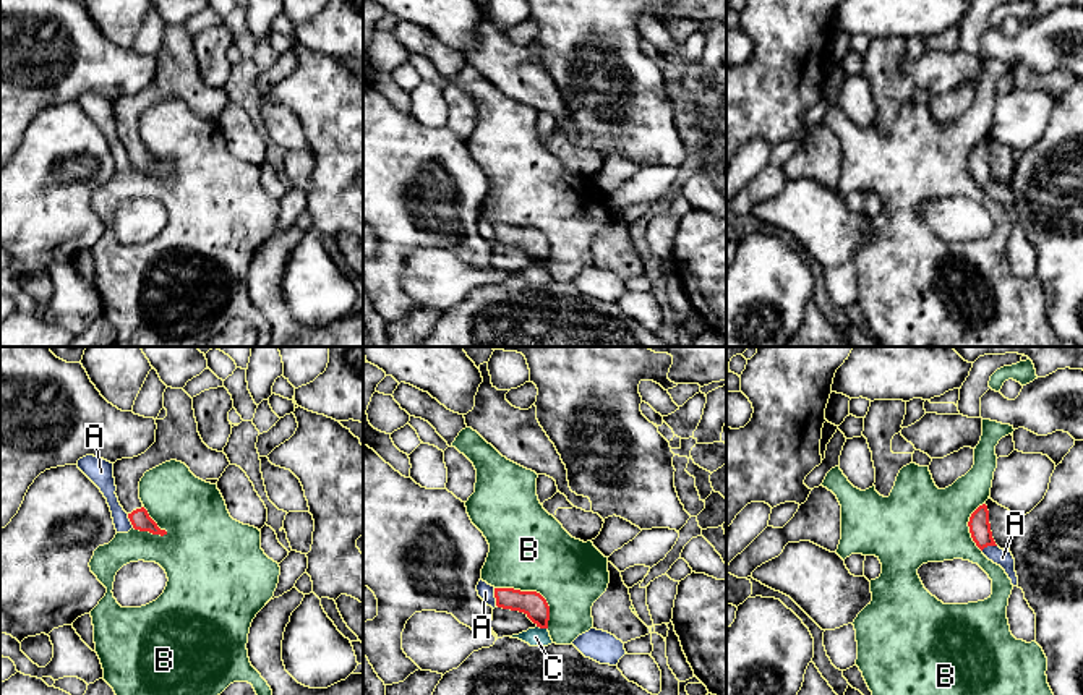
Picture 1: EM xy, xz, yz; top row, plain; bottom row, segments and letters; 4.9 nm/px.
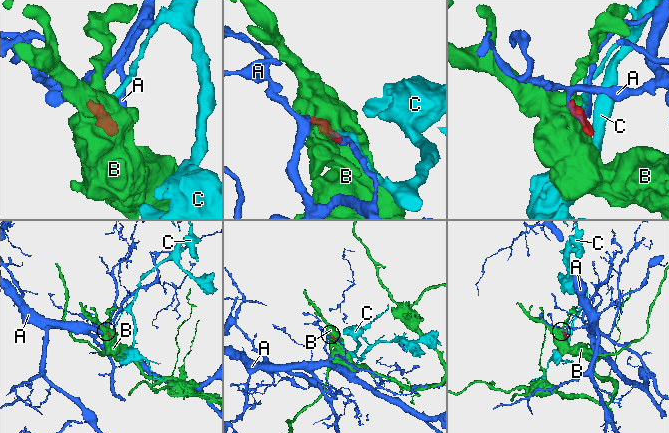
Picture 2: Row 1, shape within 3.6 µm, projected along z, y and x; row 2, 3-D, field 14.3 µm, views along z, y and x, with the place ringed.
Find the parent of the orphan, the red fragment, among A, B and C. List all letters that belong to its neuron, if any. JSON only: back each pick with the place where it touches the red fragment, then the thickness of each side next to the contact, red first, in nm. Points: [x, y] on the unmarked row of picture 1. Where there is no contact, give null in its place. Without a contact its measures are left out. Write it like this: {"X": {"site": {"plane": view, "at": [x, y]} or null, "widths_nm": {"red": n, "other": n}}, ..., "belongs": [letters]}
{"belongs": []}

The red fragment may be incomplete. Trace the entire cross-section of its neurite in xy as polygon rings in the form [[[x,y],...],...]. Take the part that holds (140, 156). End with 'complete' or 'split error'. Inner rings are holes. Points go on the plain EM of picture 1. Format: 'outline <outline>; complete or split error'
outline [[[165,26],[164,45],[156,62],[156,79],[138,94],[117,97],[113,115],[115,131],[133,165],[164,173],[167,168],[157,164],[139,136],[139,118],[144,110],[165,99],[177,97],[203,118],[219,117],[230,99],[224,89],[212,87],[203,79],[193,36],[183,26]]]; split error

